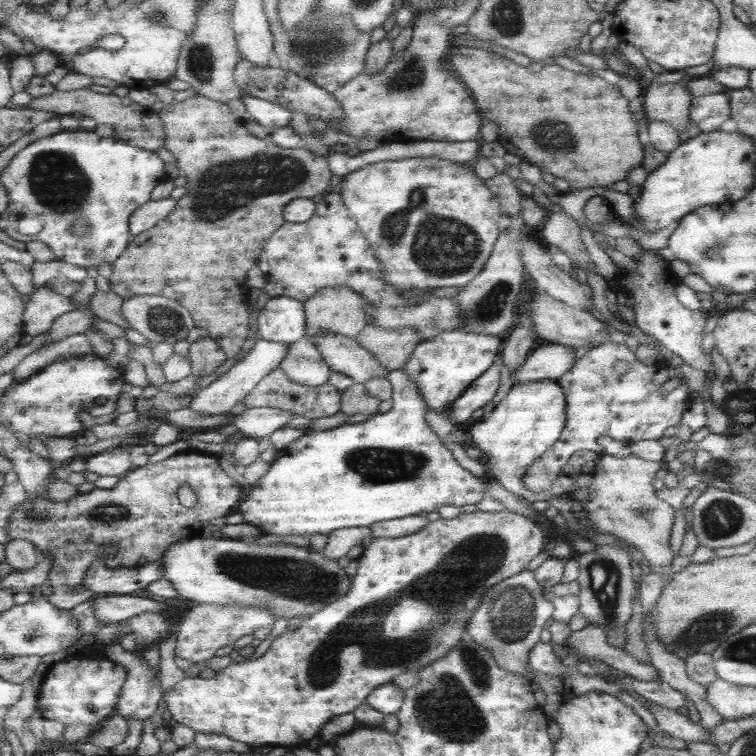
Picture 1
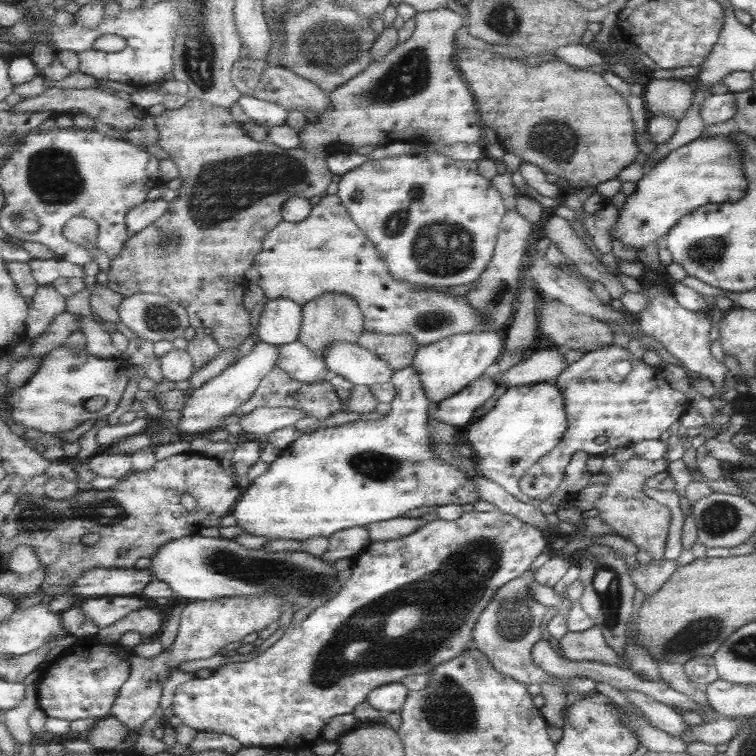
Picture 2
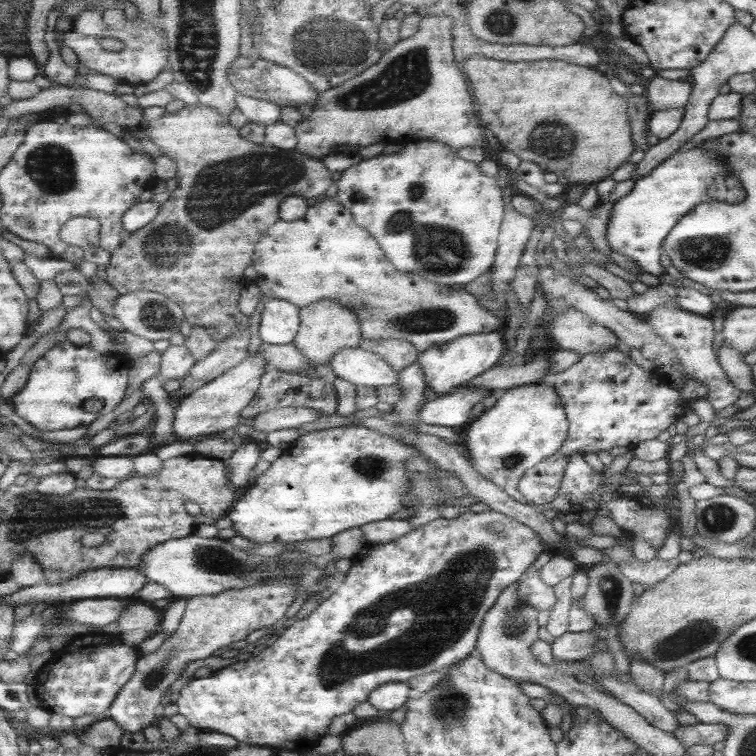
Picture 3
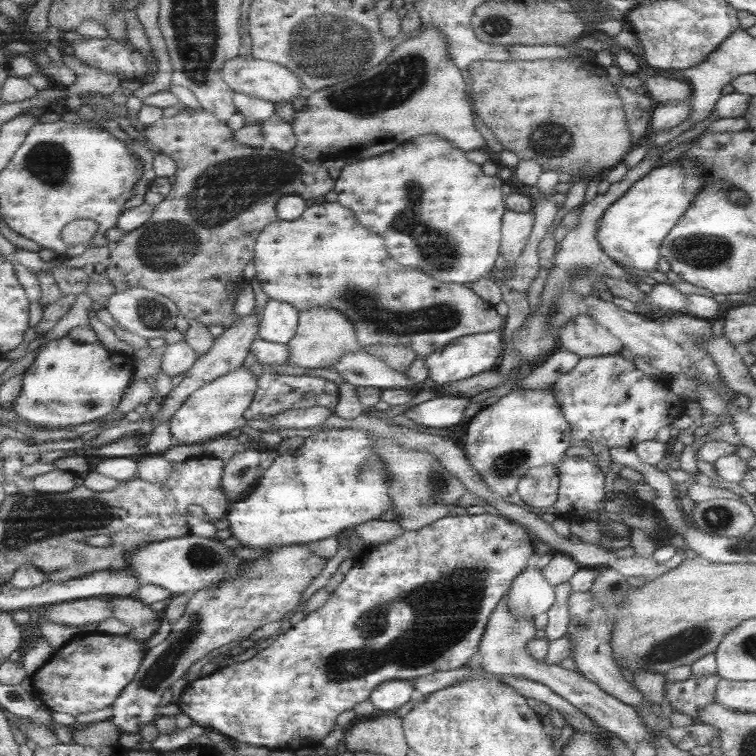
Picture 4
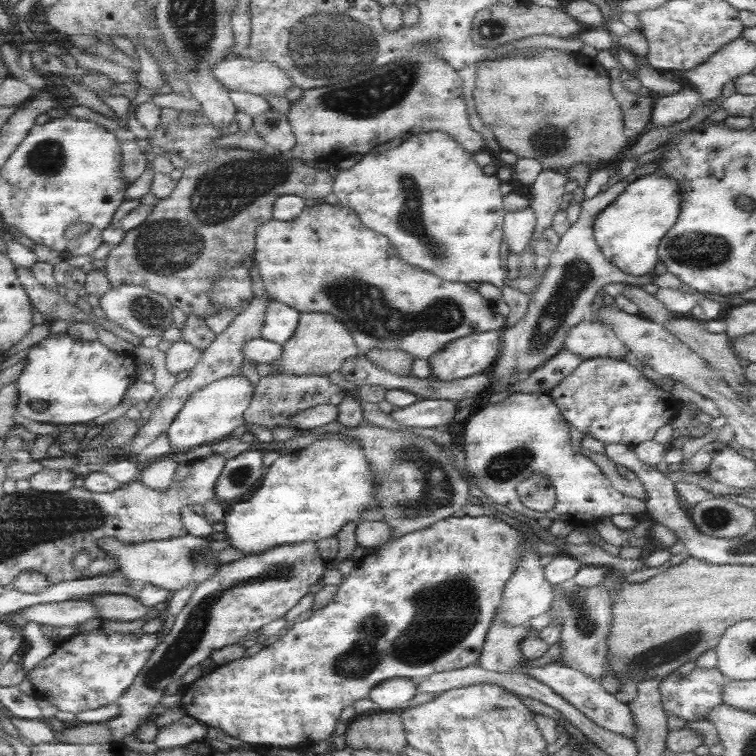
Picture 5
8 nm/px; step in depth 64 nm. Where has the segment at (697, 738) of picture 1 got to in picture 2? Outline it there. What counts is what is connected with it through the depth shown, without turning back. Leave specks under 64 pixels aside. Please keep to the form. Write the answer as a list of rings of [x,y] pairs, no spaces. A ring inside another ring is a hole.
[[[623,690],[625,700],[635,706],[647,720],[649,724],[660,730],[662,733],[667,733],[669,736],[679,737],[689,729],[681,715],[676,713],[671,707],[661,704],[657,699],[651,699],[649,695],[633,690]]]

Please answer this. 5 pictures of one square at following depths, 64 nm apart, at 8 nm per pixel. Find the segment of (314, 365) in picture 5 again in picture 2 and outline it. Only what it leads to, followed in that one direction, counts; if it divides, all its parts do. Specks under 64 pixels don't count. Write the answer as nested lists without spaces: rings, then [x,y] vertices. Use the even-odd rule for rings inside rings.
[[[325,293],[302,304],[302,326],[298,341],[322,356],[335,342],[356,342],[363,330],[363,316],[357,304],[345,294]]]

